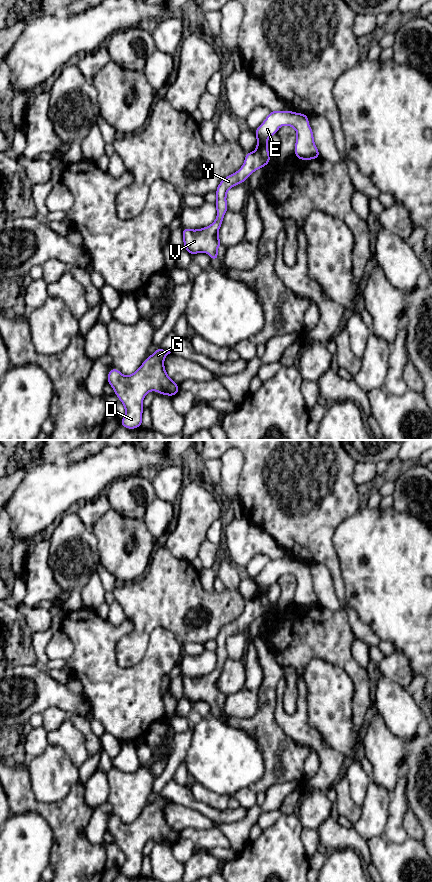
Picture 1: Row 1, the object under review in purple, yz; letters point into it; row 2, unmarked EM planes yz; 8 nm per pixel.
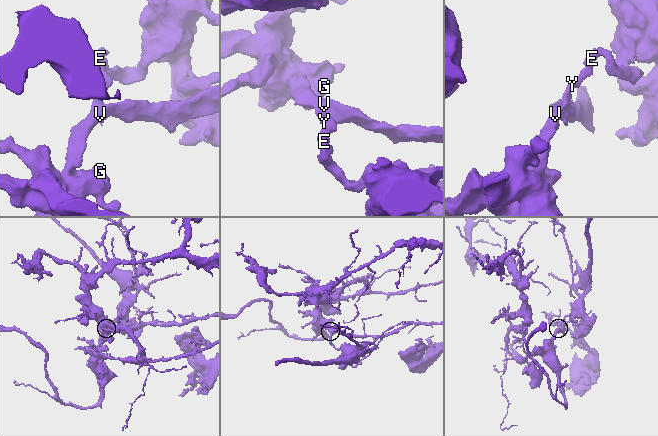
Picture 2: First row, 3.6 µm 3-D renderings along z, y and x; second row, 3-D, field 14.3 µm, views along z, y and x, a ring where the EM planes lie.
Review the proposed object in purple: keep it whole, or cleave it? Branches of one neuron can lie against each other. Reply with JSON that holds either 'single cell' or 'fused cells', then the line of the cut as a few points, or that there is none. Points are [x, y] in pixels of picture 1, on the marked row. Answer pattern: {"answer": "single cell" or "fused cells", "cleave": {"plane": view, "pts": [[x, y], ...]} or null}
{"answer": "fused cells", "cleave": {"plane": "yz", "pts": [[266, 142], [257, 150]]}}

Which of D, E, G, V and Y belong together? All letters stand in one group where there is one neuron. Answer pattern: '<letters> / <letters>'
D G V Y / E

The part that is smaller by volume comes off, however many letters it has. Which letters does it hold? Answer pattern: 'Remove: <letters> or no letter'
Remove: E

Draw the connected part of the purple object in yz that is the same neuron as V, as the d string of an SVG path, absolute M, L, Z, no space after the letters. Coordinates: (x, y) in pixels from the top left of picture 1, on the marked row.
M268 145L260 149L245 154L245 160L242 167L235 173L225 177L216 189L217 199L215 206L217 209L217 216L215 221L201 229L182 229L183 233L183 247L190 253L191 256L203 252L208 253L213 260L219 260L217 250L221 245L218 231L222 225L225 213L228 211L227 207L227 191L250 177L250 175L269 164L270 154L268 152Z

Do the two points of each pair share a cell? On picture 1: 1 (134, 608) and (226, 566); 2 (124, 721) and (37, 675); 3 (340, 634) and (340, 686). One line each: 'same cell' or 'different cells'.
1: different cells
2: different cells
3: different cells

